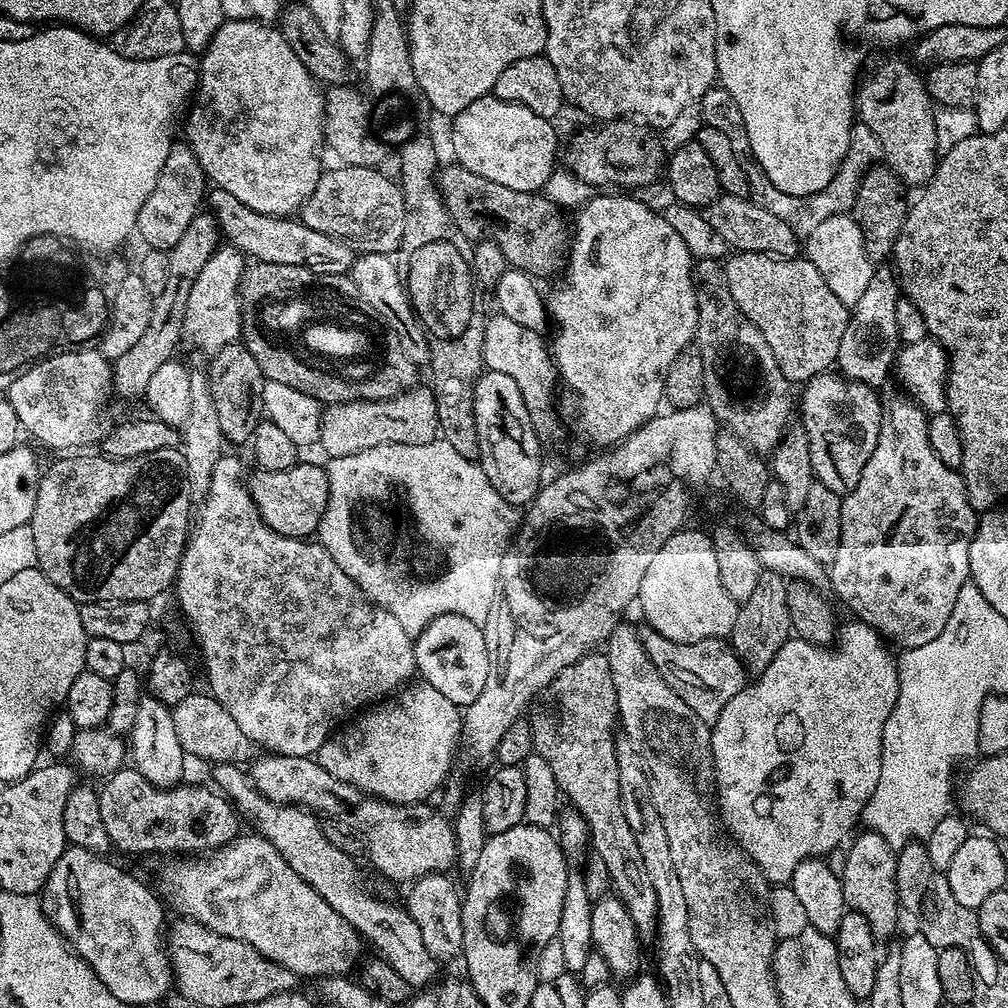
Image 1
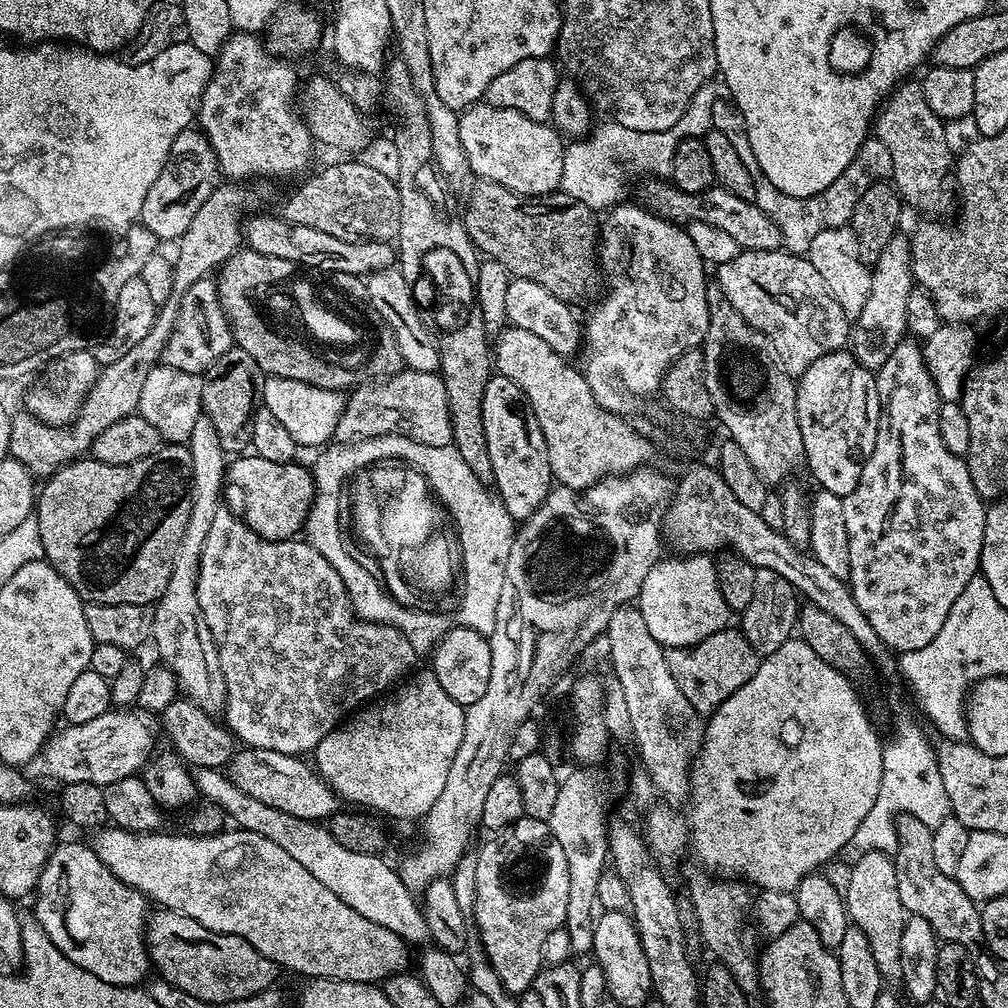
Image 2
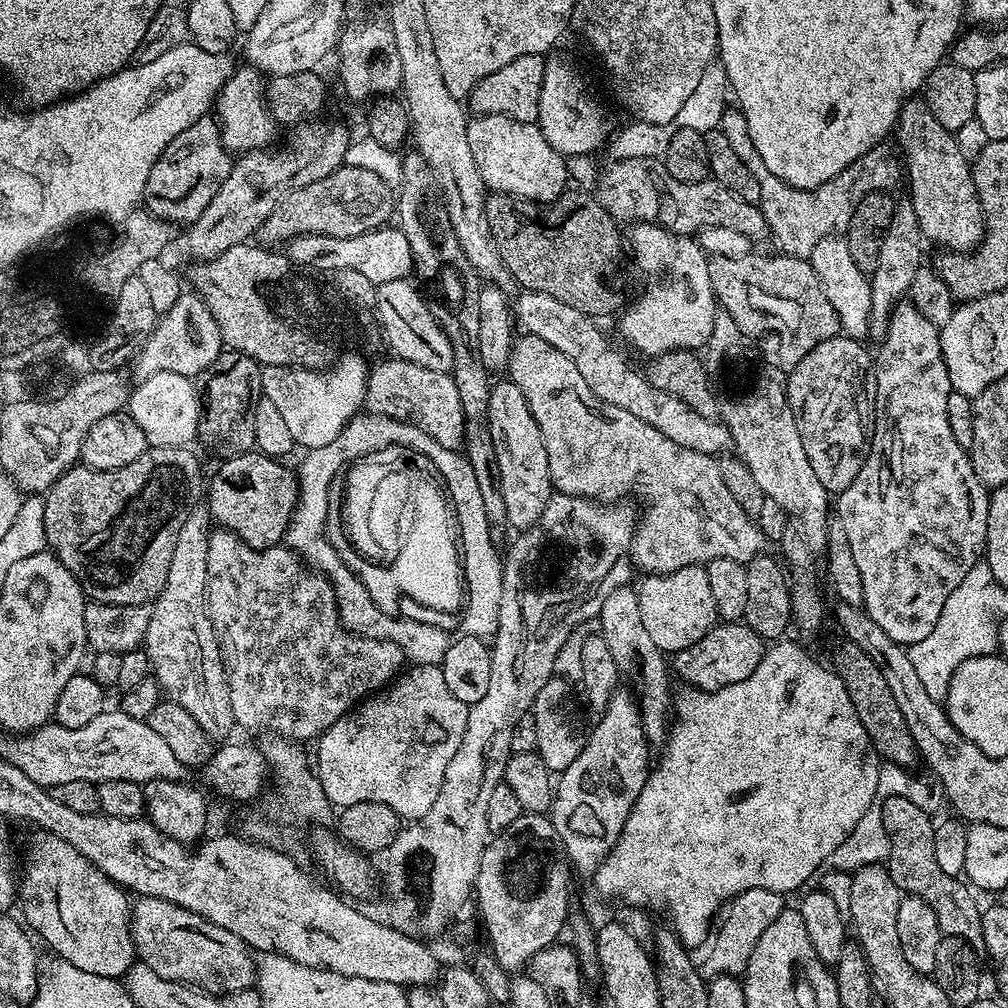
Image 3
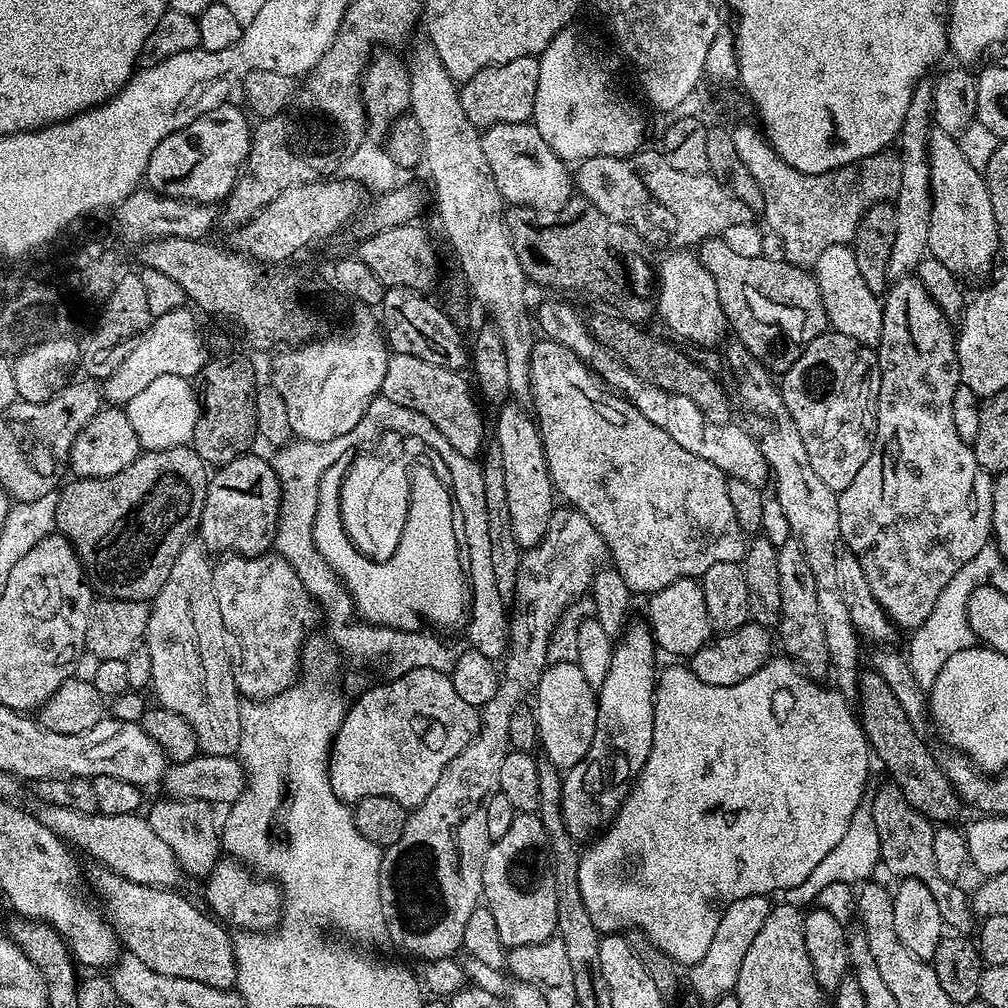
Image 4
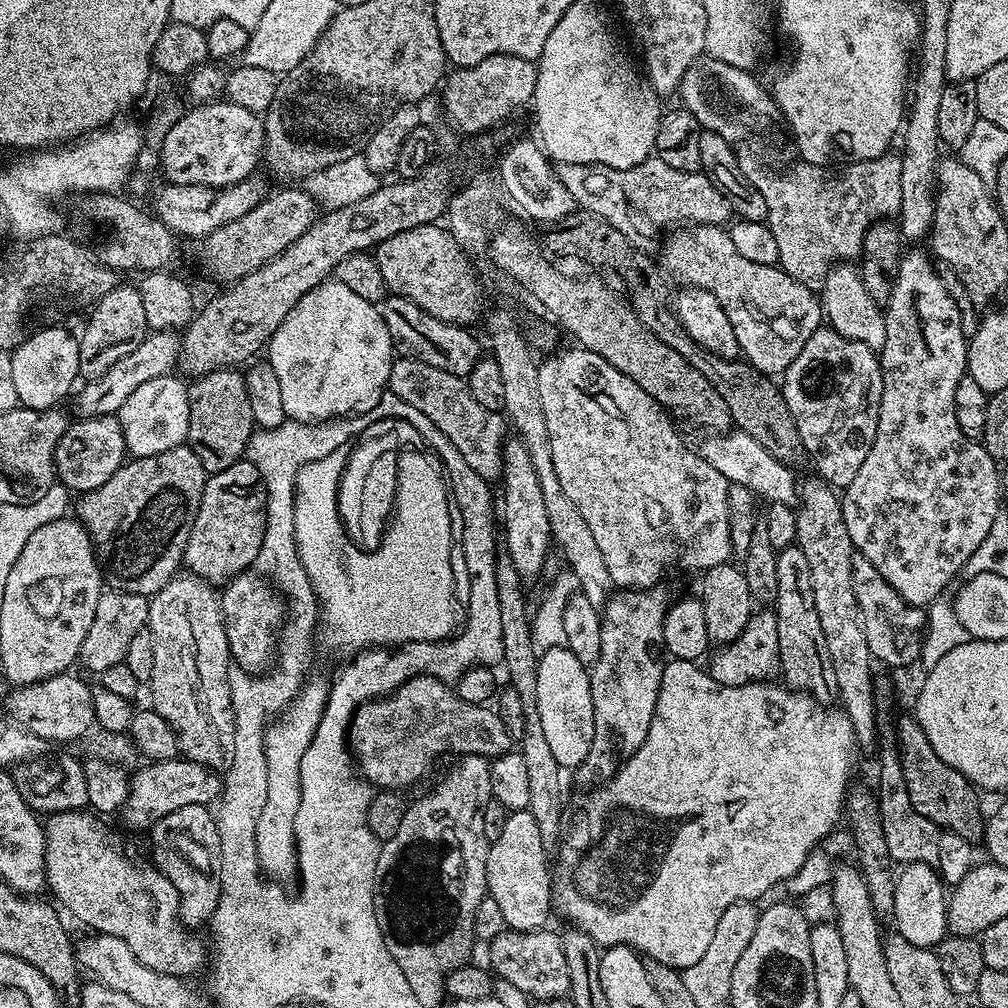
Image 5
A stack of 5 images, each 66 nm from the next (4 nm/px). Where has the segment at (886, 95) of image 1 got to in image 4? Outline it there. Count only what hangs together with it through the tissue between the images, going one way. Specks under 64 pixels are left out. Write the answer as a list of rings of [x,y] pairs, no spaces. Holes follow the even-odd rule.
[[[933,130],[928,134],[928,170],[932,191],[928,226],[928,252],[931,259],[942,262],[942,266],[949,268],[961,281],[980,280],[991,270],[992,263],[1000,252],[998,226],[994,222],[994,206],[990,206],[990,194],[981,169],[975,168],[967,161],[957,137]]]

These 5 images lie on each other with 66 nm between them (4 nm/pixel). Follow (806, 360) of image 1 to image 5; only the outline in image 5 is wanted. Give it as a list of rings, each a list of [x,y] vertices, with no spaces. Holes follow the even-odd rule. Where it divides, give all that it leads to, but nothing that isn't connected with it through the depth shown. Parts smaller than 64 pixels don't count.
[[[721,225],[680,226],[672,234],[658,255],[663,271],[673,281],[681,280],[684,283],[681,285],[689,289],[704,288],[714,294],[722,310],[726,310],[730,326],[734,326],[734,338],[738,338],[743,359],[763,375],[783,377],[790,362],[798,358],[798,350],[806,346],[810,334],[822,326],[822,304],[817,293],[815,296],[809,285],[795,280],[776,264],[742,258]]]

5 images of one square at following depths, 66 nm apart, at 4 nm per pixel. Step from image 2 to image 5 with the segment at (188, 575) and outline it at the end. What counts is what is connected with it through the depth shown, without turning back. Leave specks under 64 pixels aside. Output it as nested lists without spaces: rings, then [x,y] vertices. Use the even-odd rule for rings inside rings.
[[[173,576],[167,586],[149,599],[146,630],[154,642],[154,670],[150,681],[152,711],[162,714],[162,718],[170,722],[180,743],[183,759],[193,760],[213,770],[226,770],[234,762],[236,723],[228,681],[230,653],[217,589],[201,576]]]

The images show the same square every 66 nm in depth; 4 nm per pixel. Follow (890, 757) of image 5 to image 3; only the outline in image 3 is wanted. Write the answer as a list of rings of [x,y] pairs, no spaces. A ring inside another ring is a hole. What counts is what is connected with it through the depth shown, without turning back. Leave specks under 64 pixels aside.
[[[905,796],[883,797],[879,810],[880,824],[890,842],[886,867],[901,893],[922,898],[926,906],[934,910],[943,935],[979,941],[982,904],[976,901],[977,893],[963,879],[946,874],[938,867],[934,859],[934,824],[928,821],[929,813]]]

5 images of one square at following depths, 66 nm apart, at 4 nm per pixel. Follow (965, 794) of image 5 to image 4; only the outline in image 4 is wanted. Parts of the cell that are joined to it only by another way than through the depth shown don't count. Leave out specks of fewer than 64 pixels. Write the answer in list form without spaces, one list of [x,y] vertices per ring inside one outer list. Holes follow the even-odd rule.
[[[875,670],[861,671],[859,678],[859,702],[858,719],[861,728],[864,730],[864,735],[868,737],[871,751],[874,753],[875,759],[877,756],[884,763],[885,770],[892,775],[889,776],[891,783],[897,784],[902,790],[902,794],[906,794],[906,802],[910,802],[910,806],[914,806],[914,810],[918,810],[933,822],[955,821],[956,811],[962,808],[962,801],[952,788],[946,773],[941,770],[937,753],[935,751],[931,752],[928,749],[927,742],[916,733],[919,732],[917,725],[910,722],[906,710],[902,710],[898,698],[894,698],[894,690],[890,690],[890,686],[886,686],[886,678],[882,678],[882,674],[878,674]]]

